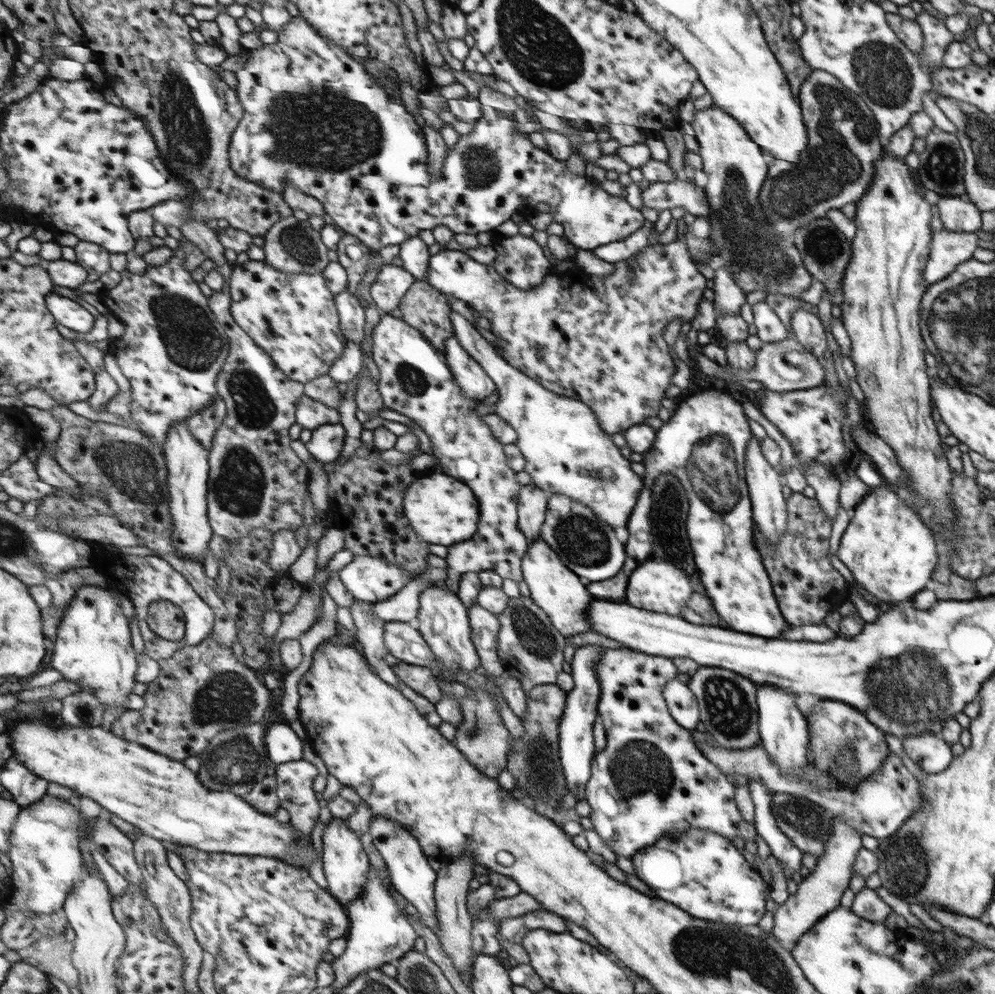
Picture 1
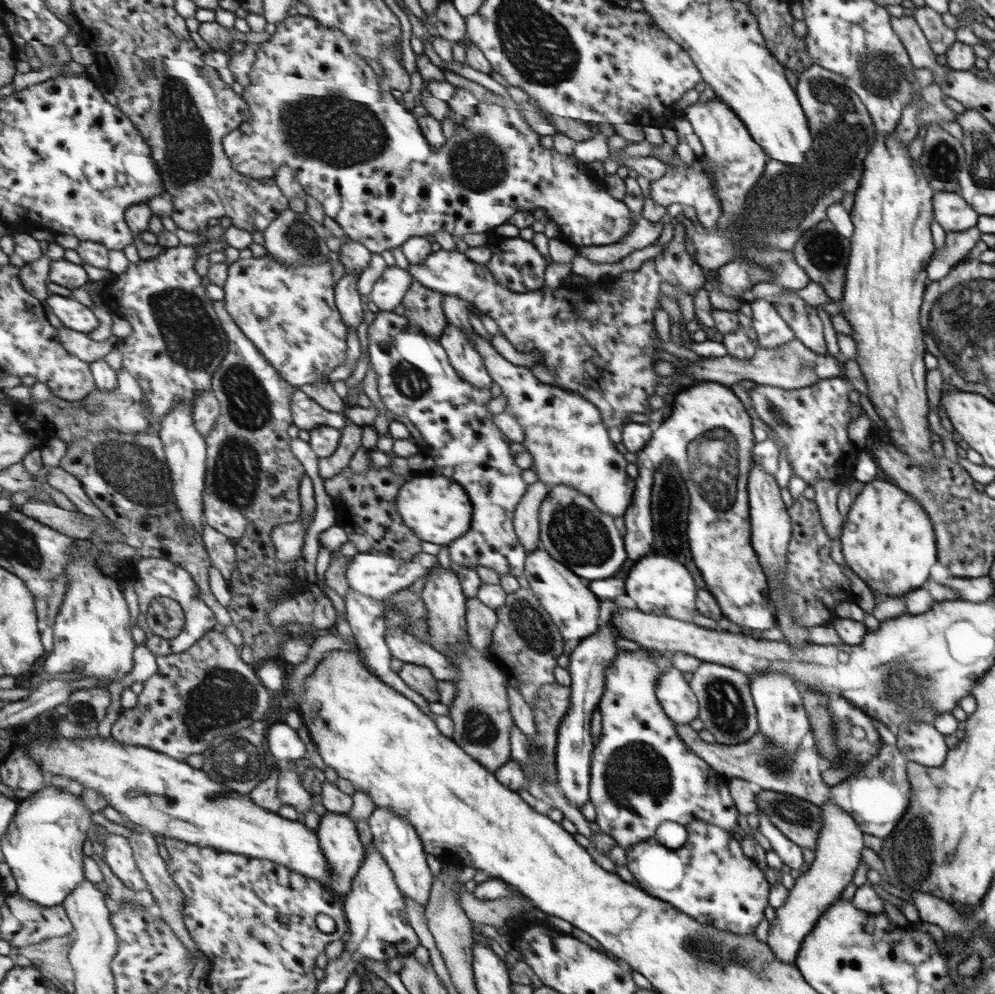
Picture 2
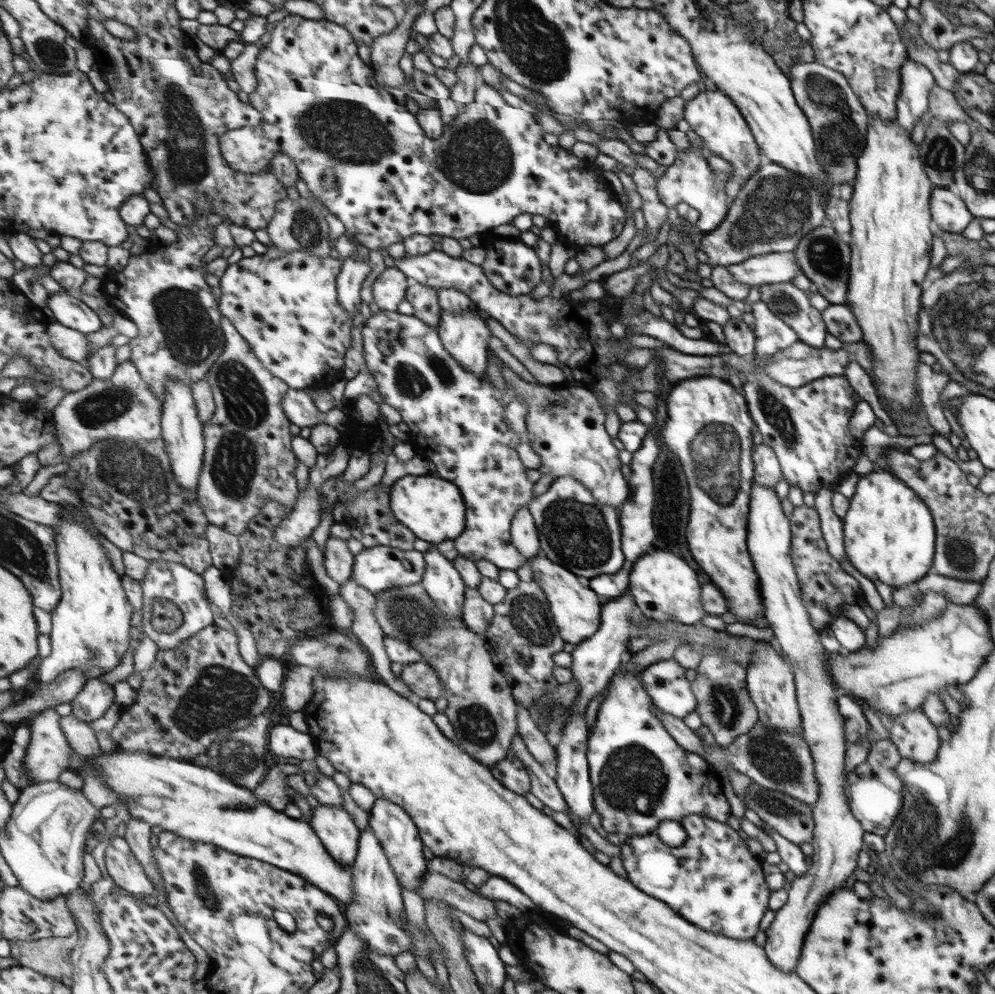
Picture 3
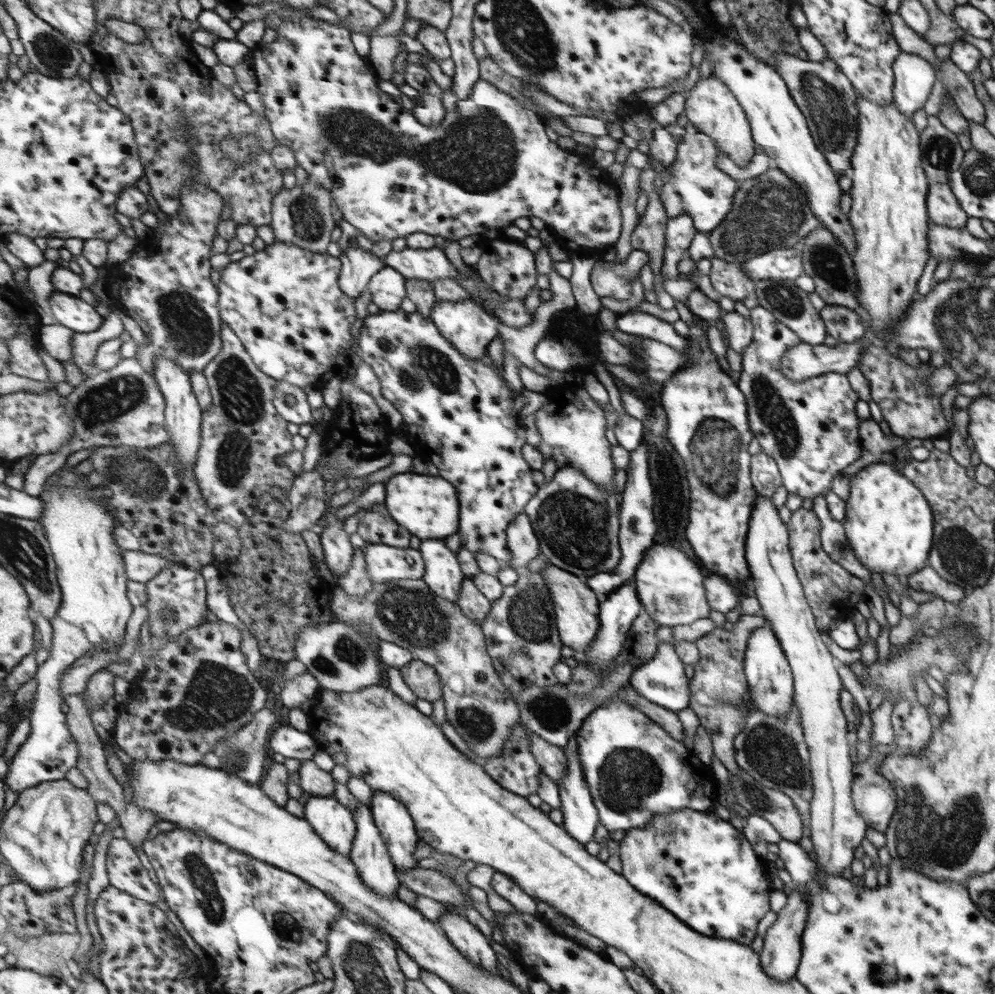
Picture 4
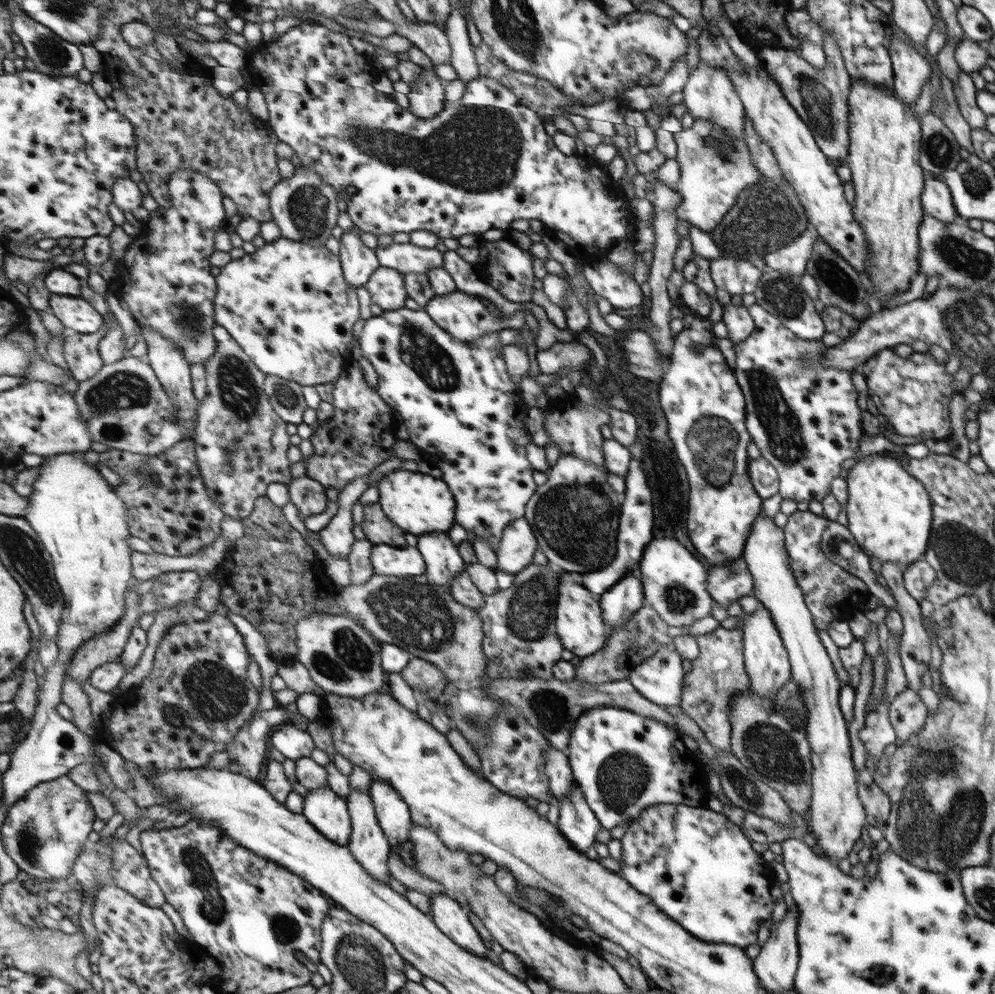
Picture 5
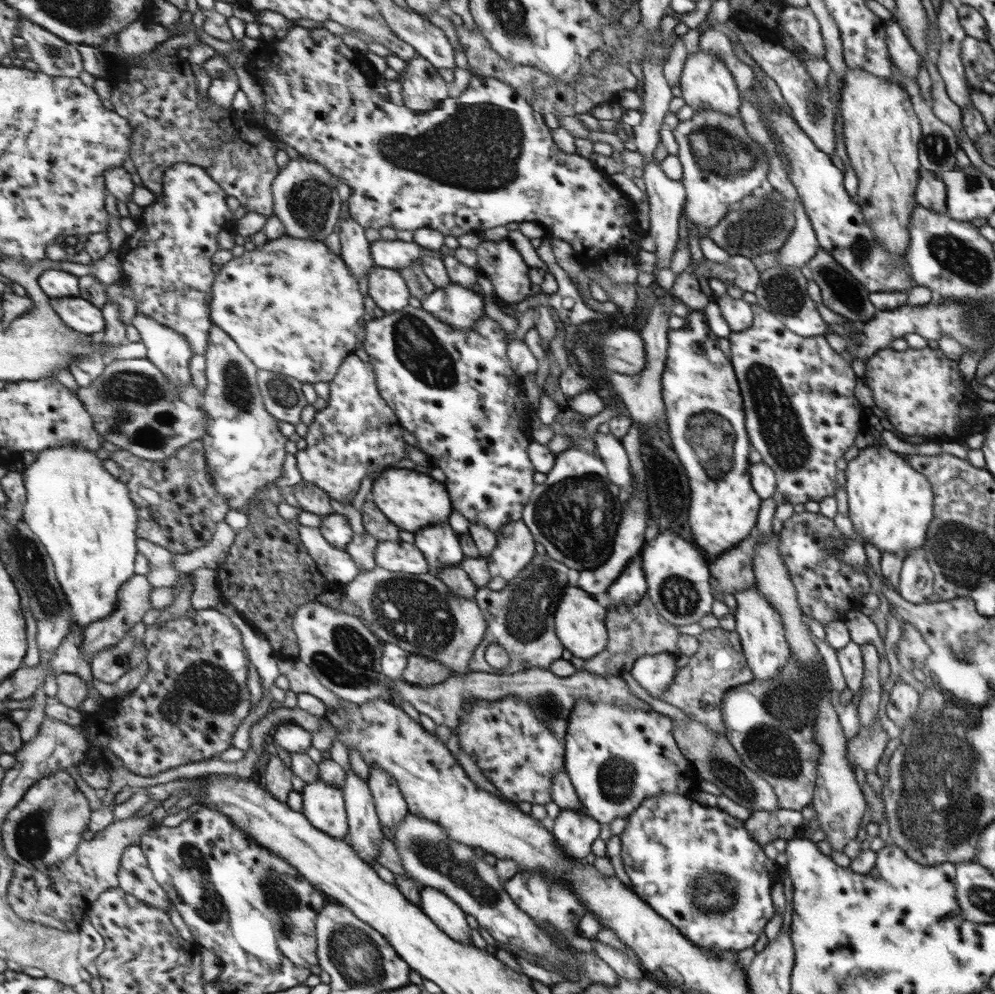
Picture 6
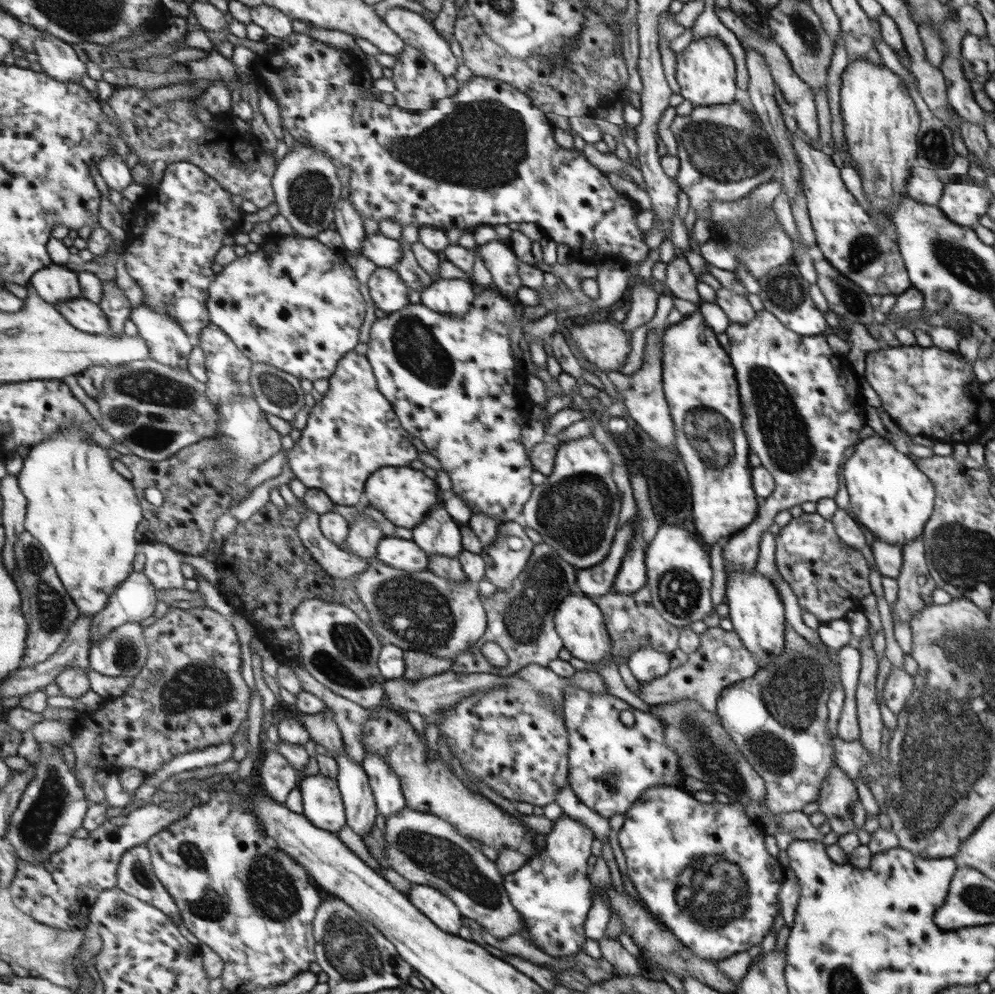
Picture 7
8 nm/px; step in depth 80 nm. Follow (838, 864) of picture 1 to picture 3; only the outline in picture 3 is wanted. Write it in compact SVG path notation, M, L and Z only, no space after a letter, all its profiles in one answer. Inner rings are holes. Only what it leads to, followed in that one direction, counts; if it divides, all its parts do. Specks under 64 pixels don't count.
M755 484L751 488L751 536L746 536L746 547L751 548L751 556L755 556L755 567L759 568L759 586L762 605L764 606L764 618L768 622L768 628L772 630L774 641L786 654L787 662L794 673L794 684L800 716L802 717L801 734L805 738L808 749L813 756L815 767L819 767L819 780L823 780L823 800L819 804L811 805L812 819L814 822L810 844L813 849L811 865L803 876L796 876L787 890L787 902L775 911L775 918L771 925L764 930L766 956L773 968L779 972L793 972L797 966L802 943L815 916L815 910L827 901L827 894L840 888L856 870L856 860L861 848L861 836L863 830L859 821L853 814L849 813L849 807L844 796L845 776L843 776L843 756L845 756L845 740L843 740L843 719L837 714L835 698L831 696L833 690L837 690L832 678L828 673L828 664L824 660L823 646L817 632L810 624L809 612L803 606L801 588L798 585L798 577L795 574L793 562L790 560L790 547L792 545L792 534L790 532L790 520L785 517L779 505L779 498L774 488L763 488Z

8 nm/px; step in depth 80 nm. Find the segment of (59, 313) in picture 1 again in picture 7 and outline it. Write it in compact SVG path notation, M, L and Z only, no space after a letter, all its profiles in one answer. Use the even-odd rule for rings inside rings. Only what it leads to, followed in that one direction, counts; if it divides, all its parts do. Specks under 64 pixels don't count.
M87 297L69 299L68 301L60 302L57 307L58 311L75 328L83 332L93 335L105 335L112 332L110 320L102 309L102 305L89 300Z

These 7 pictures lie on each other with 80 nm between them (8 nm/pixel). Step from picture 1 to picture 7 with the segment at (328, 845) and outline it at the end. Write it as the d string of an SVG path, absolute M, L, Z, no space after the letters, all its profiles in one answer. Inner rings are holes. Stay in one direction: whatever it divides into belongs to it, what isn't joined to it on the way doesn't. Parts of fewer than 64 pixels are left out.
M319 773L309 775L303 777L299 788L304 800L303 813L317 828L336 833L348 824L337 779Z

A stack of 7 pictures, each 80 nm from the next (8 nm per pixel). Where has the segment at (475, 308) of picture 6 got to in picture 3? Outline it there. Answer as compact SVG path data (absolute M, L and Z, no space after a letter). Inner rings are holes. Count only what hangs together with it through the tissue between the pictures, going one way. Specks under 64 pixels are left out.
M442 310L442 319L437 331L442 337L443 346L463 368L477 376L486 376L492 332L485 319L470 310Z

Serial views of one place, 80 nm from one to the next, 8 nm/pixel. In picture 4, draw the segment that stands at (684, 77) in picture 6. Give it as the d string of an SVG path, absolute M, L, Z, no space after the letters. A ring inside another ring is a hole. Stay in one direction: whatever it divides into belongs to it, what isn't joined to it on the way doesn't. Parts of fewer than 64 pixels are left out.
M709 74L703 80L699 78L684 97L684 112L696 130L709 136L713 140L714 147L719 152L725 152L727 158L731 159L739 170L749 164L754 145L753 134L749 134L750 124L745 120L746 114L743 114L742 105L720 78L713 77L713 74Z

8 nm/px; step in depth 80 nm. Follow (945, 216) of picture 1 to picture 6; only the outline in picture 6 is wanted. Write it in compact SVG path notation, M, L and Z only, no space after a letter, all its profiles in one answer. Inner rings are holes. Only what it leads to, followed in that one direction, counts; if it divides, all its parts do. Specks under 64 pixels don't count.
M923 171L922 178L918 179L914 200L919 206L946 214L946 187L937 175L930 171Z

